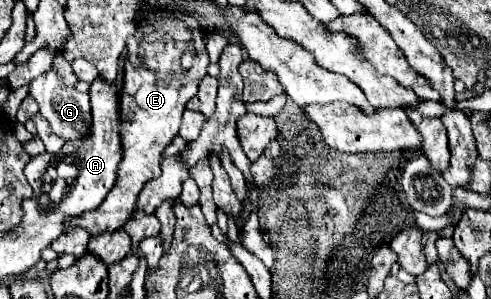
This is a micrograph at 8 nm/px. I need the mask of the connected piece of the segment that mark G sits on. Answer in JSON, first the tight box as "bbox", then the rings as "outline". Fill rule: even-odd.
{"bbox":[30,67,92,141],"outline":[[[52,67],[50,71],[42,73],[40,77],[36,77],[30,83],[30,97],[36,99],[36,103],[40,105],[40,115],[44,115],[52,127],[52,131],[58,137],[64,137],[66,141],[78,139],[78,137],[86,137],[90,123],[92,123],[92,113],[90,113],[90,99],[86,93],[76,91],[76,87],[66,87],[66,83],[62,81],[62,77],[58,75],[58,71]]]}

